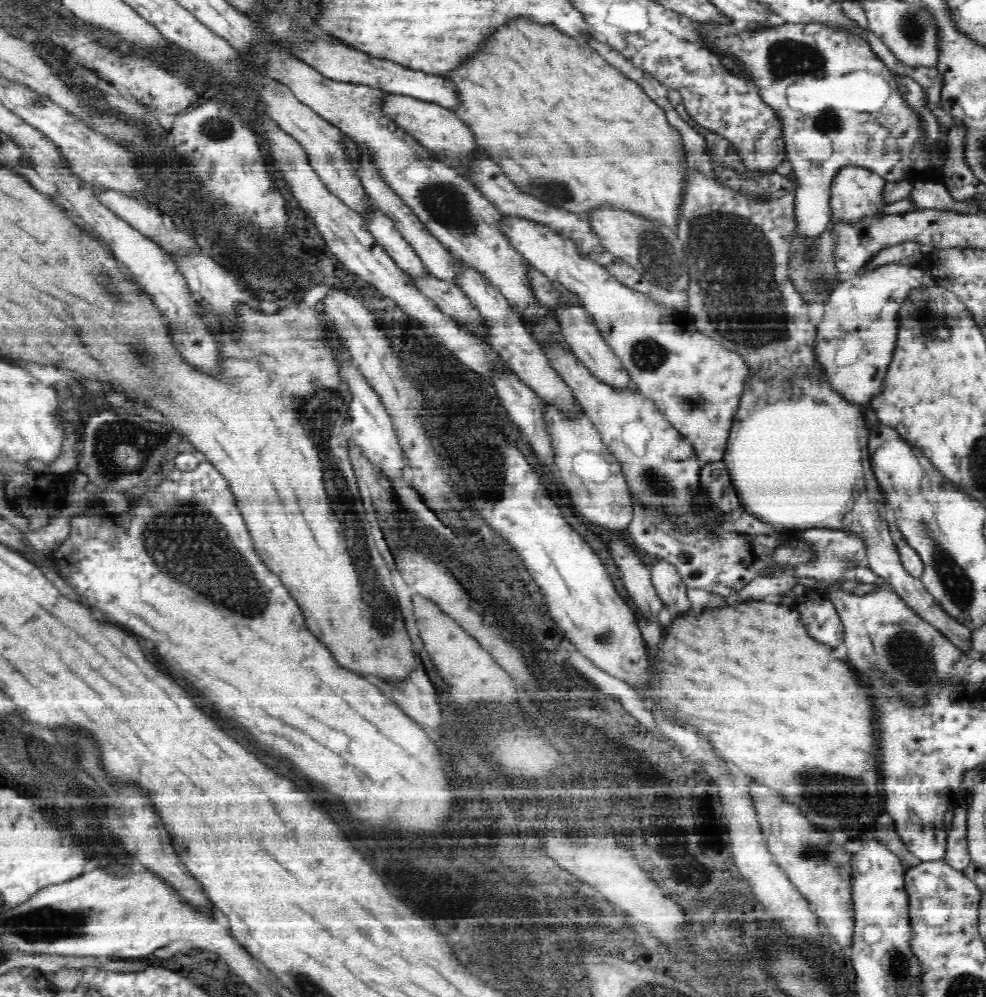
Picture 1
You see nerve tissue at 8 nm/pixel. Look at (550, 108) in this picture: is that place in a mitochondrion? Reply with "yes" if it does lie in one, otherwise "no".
no

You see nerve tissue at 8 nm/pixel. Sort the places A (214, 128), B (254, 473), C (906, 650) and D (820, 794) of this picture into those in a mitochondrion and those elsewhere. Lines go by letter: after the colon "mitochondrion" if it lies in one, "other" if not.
A: mitochondrion
B: other
C: mitochondrion
D: mitochondrion

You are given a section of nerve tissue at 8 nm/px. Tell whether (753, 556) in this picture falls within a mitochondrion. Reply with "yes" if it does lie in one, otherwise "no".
no

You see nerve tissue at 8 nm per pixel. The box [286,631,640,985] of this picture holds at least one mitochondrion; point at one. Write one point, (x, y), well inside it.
(493, 822)

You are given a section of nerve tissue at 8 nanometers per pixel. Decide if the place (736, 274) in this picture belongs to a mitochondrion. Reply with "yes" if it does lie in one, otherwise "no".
yes

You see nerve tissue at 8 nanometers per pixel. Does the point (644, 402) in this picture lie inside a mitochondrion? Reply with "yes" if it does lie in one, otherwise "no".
no

